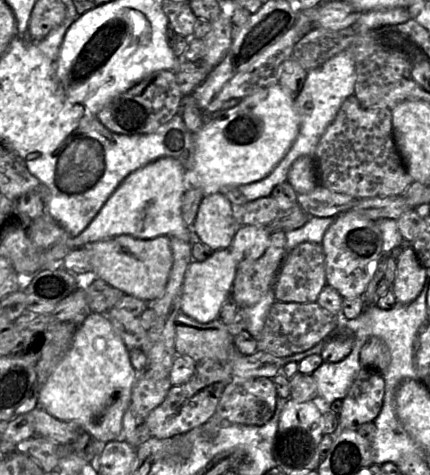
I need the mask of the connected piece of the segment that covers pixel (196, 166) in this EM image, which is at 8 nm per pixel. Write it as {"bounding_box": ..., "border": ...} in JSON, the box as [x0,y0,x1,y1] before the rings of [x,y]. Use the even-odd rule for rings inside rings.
{"bounding_box":[186,84,299,195],"border":[[[279,84],[260,89],[253,94],[246,96],[233,107],[222,109],[214,113],[204,112],[201,129],[193,134],[194,155],[192,166],[186,169],[187,189],[199,188],[205,195],[211,195],[219,193],[220,190],[226,186],[246,185],[264,179],[287,154],[298,136],[299,127],[299,116],[295,109],[295,100],[292,99]]]}

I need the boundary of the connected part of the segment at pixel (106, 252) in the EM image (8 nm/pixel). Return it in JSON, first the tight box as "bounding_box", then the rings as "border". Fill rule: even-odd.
{"bounding_box":[82,235,173,303],"border":[[[119,235],[87,243],[82,248],[89,255],[94,278],[122,291],[124,295],[133,296],[148,303],[154,302],[163,294],[173,263],[169,237],[159,236],[143,240],[130,235]]]}

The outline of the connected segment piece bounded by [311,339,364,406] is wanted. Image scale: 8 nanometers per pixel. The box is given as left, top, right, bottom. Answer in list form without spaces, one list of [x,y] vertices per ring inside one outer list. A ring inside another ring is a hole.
[[[359,339],[350,354],[335,363],[323,362],[311,376],[317,383],[320,405],[327,406],[337,399],[344,400],[356,377],[364,369],[359,359]]]

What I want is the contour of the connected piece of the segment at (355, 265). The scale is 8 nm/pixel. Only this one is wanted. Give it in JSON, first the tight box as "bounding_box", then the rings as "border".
{"bounding_box":[321,195,413,299],"border":[[[401,195],[361,198],[349,211],[334,217],[321,243],[325,254],[327,285],[336,289],[343,299],[362,297],[378,258],[383,254],[382,233],[377,221],[384,218],[397,220],[409,209],[413,208]]]}

